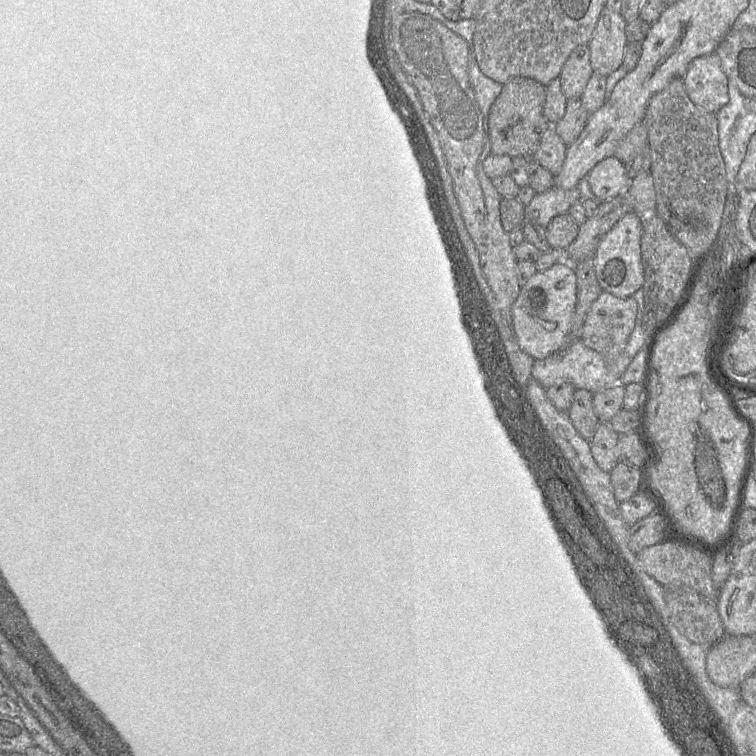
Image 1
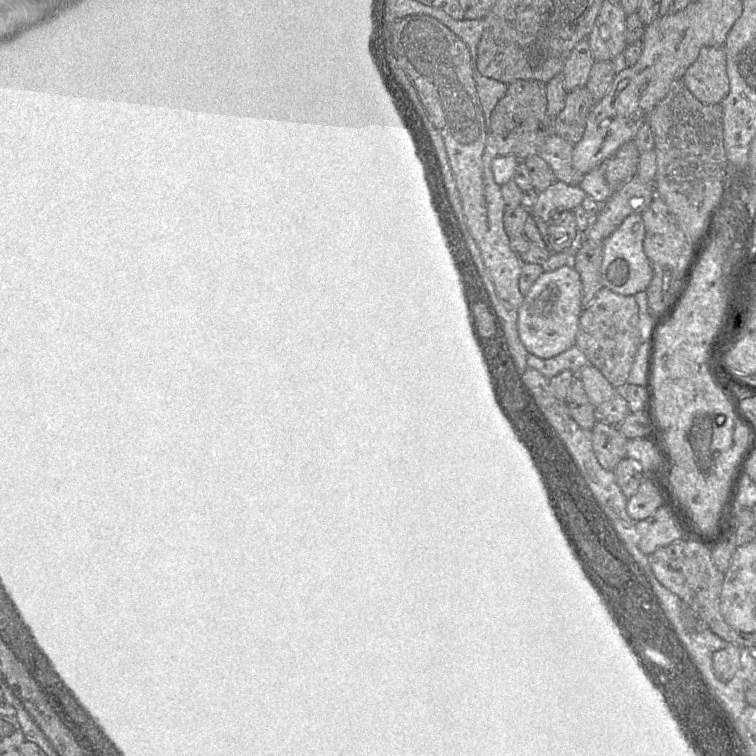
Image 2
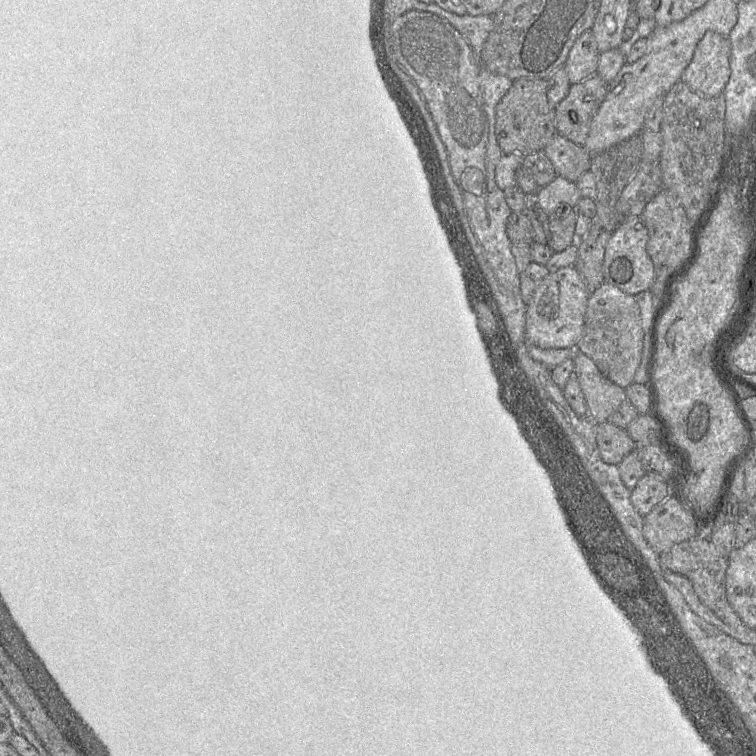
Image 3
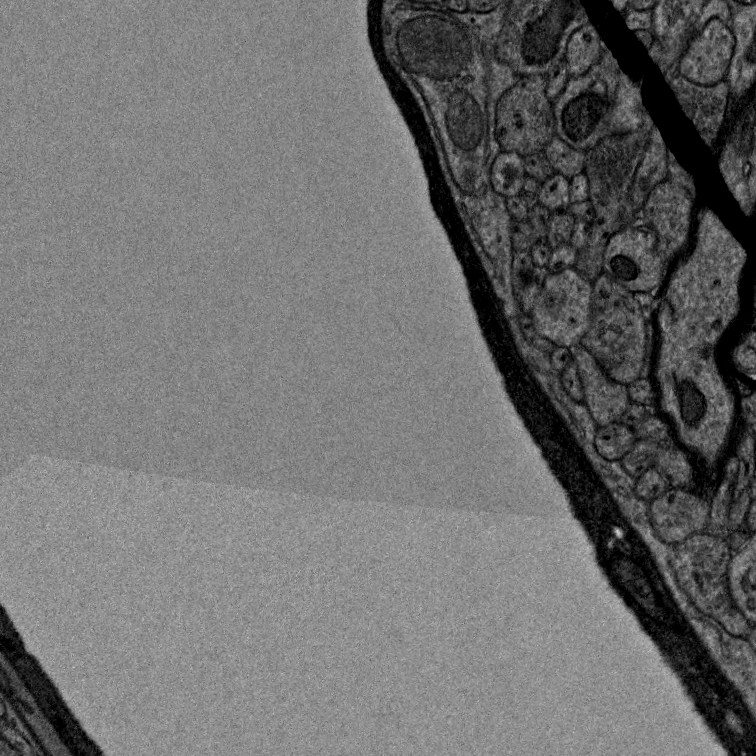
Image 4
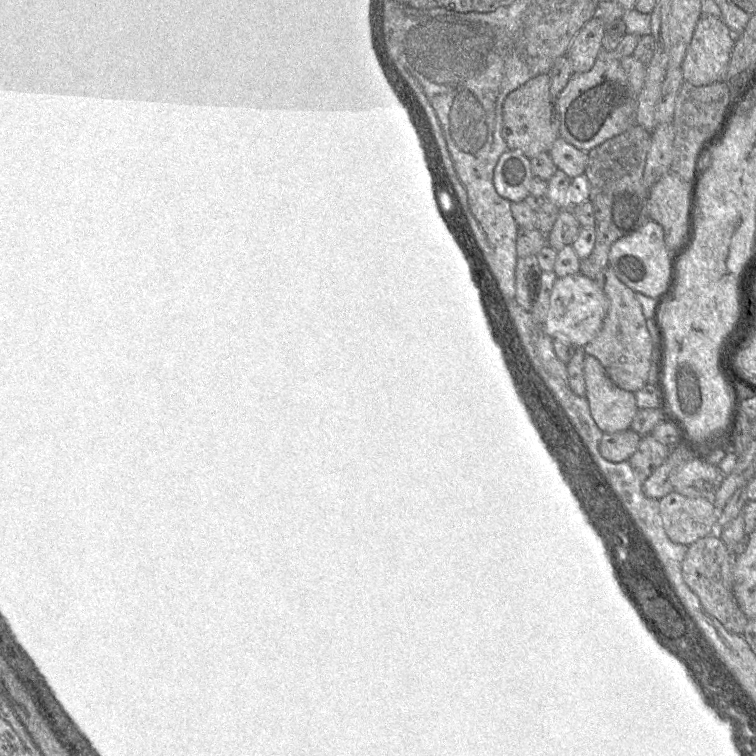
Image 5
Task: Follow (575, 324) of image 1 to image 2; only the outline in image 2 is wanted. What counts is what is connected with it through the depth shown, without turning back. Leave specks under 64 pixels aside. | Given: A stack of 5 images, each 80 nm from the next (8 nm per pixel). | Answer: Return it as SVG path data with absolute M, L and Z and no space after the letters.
M579 240L573 251L572 265L582 282L582 305L590 304L601 285L603 241Z

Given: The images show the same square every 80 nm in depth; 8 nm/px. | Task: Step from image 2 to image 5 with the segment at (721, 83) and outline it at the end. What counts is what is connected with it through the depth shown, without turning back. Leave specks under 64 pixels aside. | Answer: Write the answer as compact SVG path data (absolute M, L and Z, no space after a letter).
M701 15L682 62L684 81L695 86L704 86L717 81L725 81L725 73L734 43L735 35L731 33L721 17Z

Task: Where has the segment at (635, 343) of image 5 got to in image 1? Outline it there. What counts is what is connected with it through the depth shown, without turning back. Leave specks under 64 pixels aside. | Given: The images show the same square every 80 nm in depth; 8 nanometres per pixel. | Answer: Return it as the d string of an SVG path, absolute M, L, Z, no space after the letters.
M602 291L588 311L579 339L589 348L600 353L606 363L614 363L626 347L634 329L637 303L632 297L618 298Z

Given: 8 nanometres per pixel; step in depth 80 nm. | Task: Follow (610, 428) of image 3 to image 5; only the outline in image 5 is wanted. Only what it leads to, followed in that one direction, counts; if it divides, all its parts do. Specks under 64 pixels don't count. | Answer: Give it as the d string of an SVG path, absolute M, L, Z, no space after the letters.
M631 429L616 433L604 433L600 441L600 453L608 461L628 461L635 453L641 436Z

